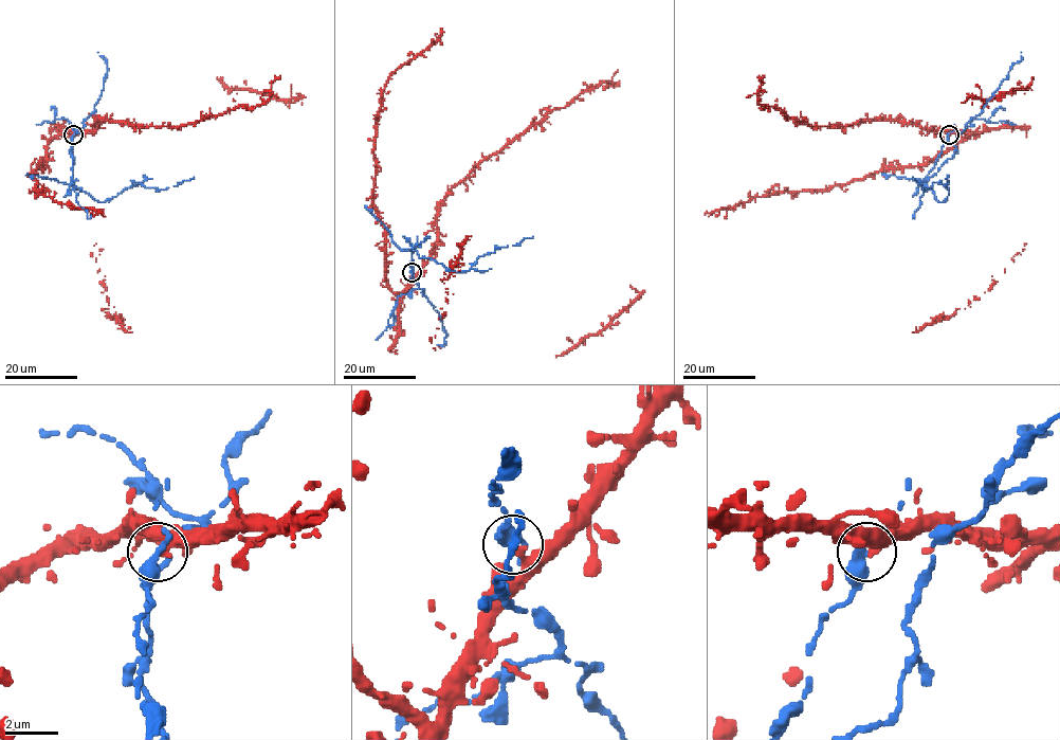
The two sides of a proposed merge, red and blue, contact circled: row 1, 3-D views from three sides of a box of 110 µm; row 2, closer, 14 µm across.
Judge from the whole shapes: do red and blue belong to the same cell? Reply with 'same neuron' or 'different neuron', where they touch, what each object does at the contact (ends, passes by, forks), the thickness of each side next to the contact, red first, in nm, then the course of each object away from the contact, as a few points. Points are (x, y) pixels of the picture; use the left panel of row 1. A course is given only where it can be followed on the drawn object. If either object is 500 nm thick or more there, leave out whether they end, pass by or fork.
different neuron | (73, 134) | red ends | blue passes by | 280/340 nm | red via (73, 134), (70, 131), (59, 132), (49, 143), (47, 164), (34, 172), (35, 190), (56, 201), (104, 213) | blue via (73, 134), (72, 177), (72, 139), (94, 110), (106, 74), (106, 60), (98, 52)

